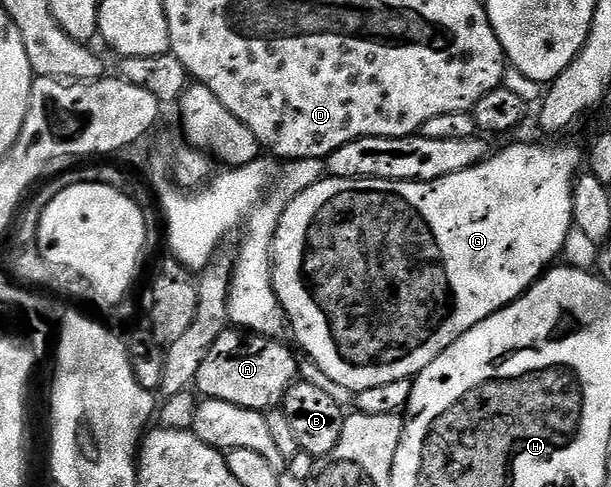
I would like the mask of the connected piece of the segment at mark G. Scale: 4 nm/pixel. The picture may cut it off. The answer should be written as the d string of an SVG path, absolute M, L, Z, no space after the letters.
M514 143L493 155L494 152L475 167L427 183L324 177L287 203L272 244L274 291L286 313L289 330L292 335L294 331L295 341L302 346L301 354L311 359L327 377L332 377L332 381L344 385L344 389L351 393L357 393L376 389L376 385L388 385L388 381L413 380L425 367L432 365L444 349L464 337L468 329L504 310L509 303L515 303L563 254L562 246L574 227L572 189L584 163L583 152L566 143L554 143L551 147L546 143Z

